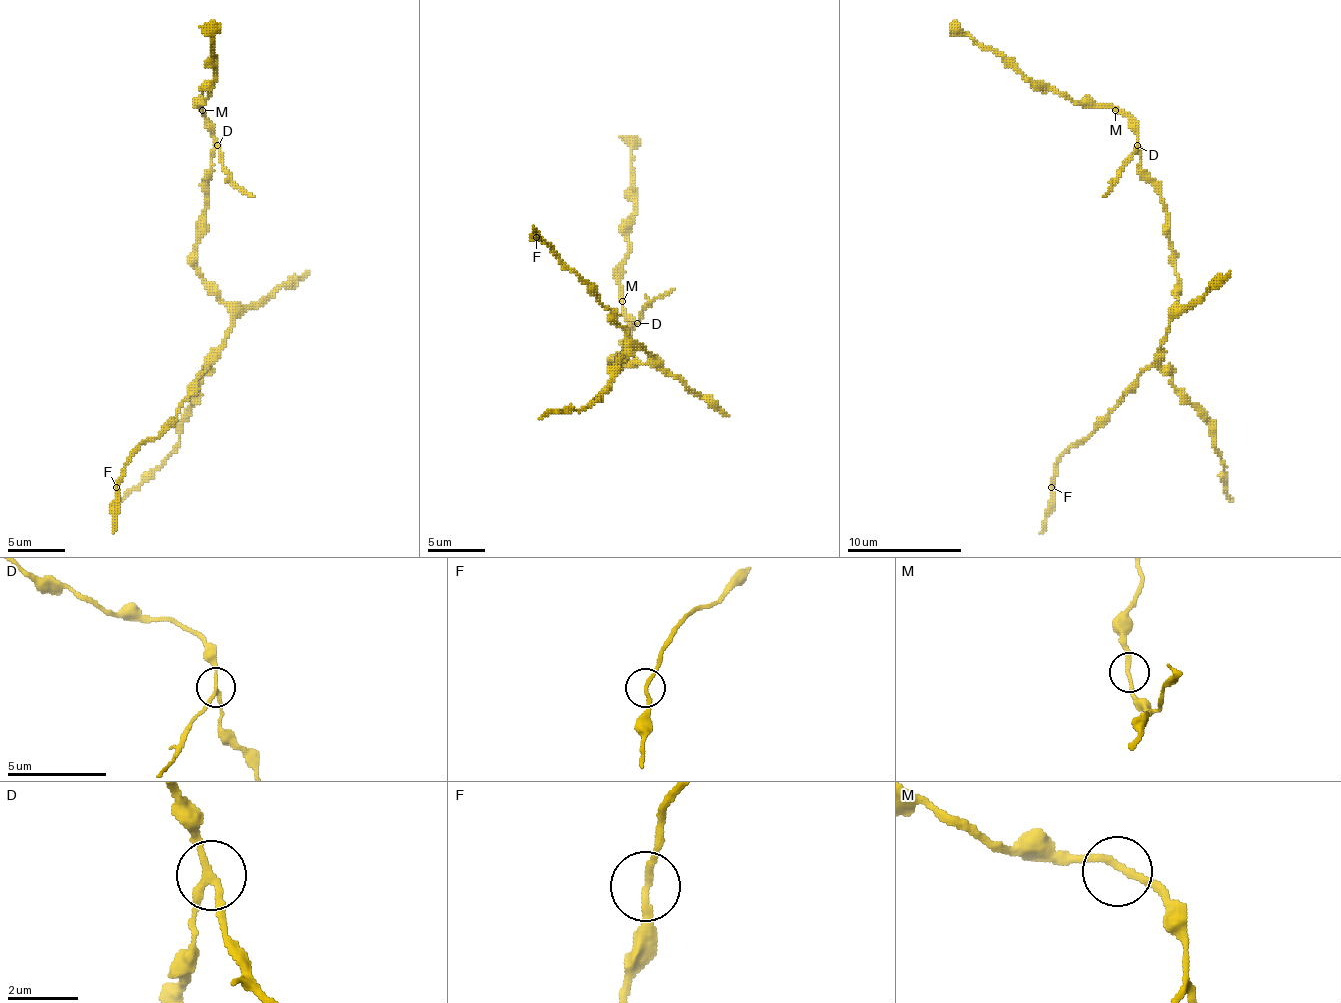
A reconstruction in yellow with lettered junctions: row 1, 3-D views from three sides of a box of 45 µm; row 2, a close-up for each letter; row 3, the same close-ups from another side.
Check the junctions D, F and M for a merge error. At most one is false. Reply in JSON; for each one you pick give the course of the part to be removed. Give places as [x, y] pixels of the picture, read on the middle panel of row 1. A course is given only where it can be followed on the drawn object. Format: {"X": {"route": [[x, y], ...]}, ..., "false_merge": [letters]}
{"D": {"route": [[637, 324], [648, 306], [674, 289]]}, "false_merge": ["D"]}

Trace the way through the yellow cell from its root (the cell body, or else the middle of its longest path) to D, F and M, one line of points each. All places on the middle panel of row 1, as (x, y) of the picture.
D: (617, 361), (625, 349), (625, 332), (637, 324)
F: (617, 361), (619, 364), (645, 364), (651, 355), (628, 335), (559, 254), (536, 237)
M: (617, 361), (625, 349), (625, 332), (634, 324), (622, 312), (622, 301)

